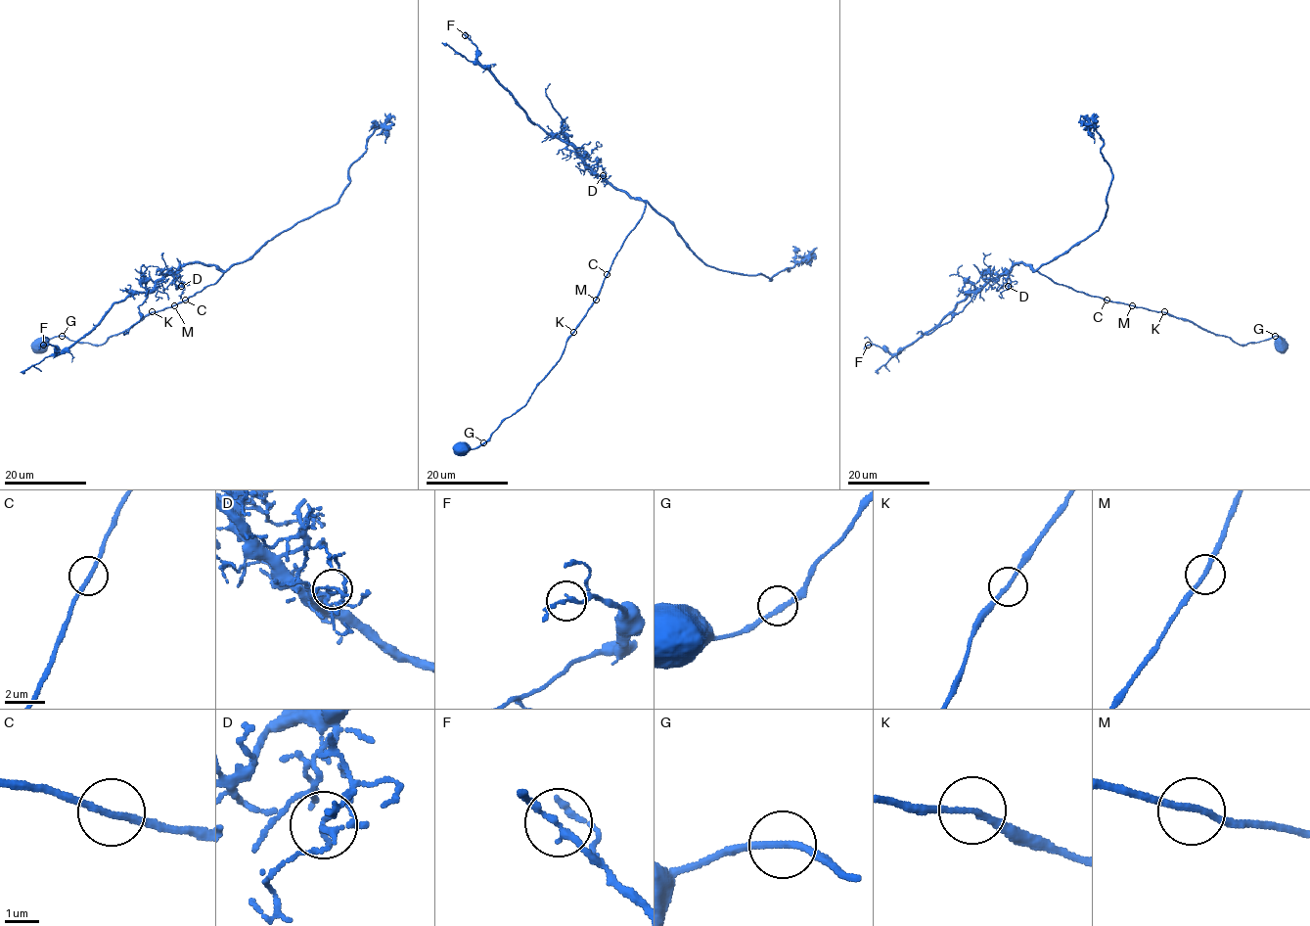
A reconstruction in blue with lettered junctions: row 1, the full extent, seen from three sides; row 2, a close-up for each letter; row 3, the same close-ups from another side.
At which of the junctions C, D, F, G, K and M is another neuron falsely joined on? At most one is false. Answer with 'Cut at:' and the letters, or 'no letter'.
Cut at: no letter

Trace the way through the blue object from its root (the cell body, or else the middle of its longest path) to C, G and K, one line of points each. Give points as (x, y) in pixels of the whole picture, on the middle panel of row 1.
C: (462, 449), (481, 445), (506, 418), (526, 402), (537, 384), (560, 358), (567, 337), (595, 300), (607, 274)
G: (462, 449), (479, 446), (483, 442)
K: (462, 449), (481, 445), (506, 418), (526, 402), (537, 384), (560, 358), (566, 339), (574, 331)

